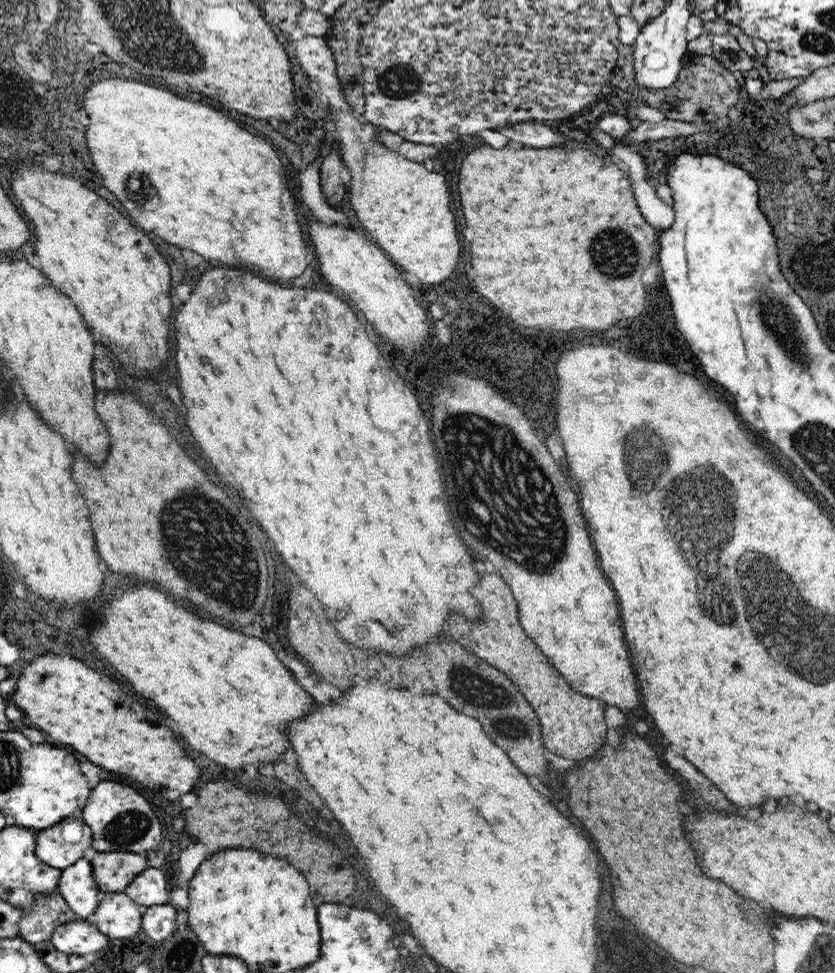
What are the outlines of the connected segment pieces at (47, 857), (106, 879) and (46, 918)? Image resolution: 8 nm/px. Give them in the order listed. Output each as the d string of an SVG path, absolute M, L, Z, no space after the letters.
M66 818L35 834L35 839L36 857L62 870L84 858L84 852L91 847L92 831L80 818Z
M96 852L90 862L102 894L124 893L133 878L149 867L145 853Z
M58 891L48 896L40 894L24 912L19 924L19 934L26 942L35 945L50 941L57 926L76 920L78 916Z

